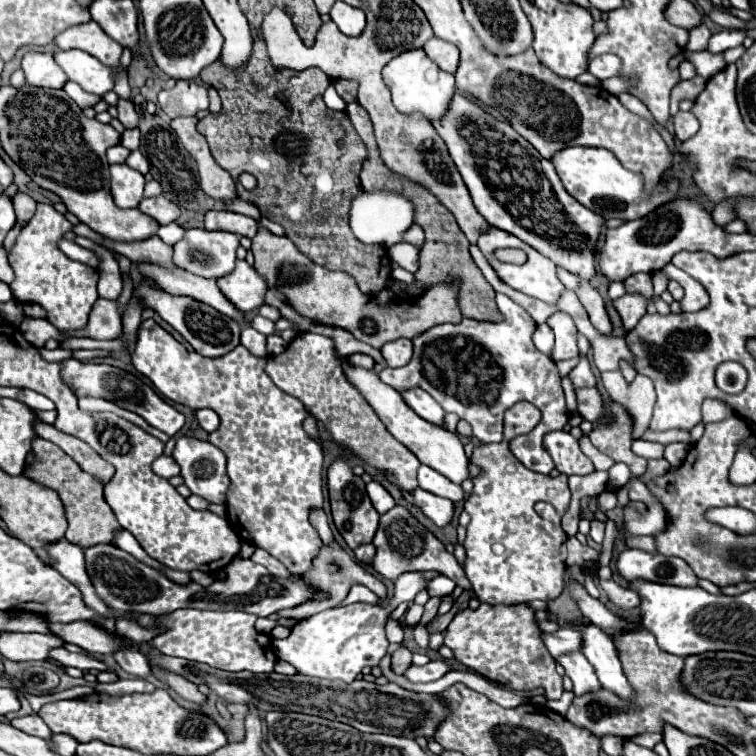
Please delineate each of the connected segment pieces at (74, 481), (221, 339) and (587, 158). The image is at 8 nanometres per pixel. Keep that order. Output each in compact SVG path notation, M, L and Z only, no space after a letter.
M35 437L31 443L31 453L33 453L33 461L29 463L29 467L25 467L23 475L29 477L31 481L37 481L43 487L53 489L59 495L59 499L63 501L65 517L69 523L65 539L69 543L81 545L83 549L99 545L99 543L113 545L115 543L113 535L119 531L121 525L117 523L111 507L103 499L103 483L97 481L97 477L85 473L65 451L61 451L51 441Z
M143 281L139 289L135 289L135 295L139 295L145 305L153 307L161 315L161 319L167 321L175 331L179 331L199 355L223 357L239 345L239 323L227 315L221 315L209 305L201 305L191 297L169 297L169 293L151 287L147 281Z
M567 147L561 153L553 157L553 165L567 189L581 205L591 209L593 213L601 215L603 219L623 219L623 221L633 221L649 215L653 209L667 205L669 201L675 201L679 197L679 179L671 173L667 179L667 193L665 187L655 185L651 195L645 195L643 191L643 175L633 173L613 157L607 149L589 149L589 147Z

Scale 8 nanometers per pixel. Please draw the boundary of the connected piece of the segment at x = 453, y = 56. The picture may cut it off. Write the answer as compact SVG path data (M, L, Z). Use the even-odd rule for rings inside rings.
M429 39L423 51L447 73L455 73L459 67L459 49L453 43L447 43L443 39Z

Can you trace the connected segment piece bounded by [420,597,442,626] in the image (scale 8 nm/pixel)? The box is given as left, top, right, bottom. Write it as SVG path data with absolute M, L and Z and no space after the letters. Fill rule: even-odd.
M431 597L424 606L424 613L420 623L426 626L437 615L442 598Z

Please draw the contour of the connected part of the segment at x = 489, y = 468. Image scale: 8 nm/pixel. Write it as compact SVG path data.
M503 441L501 445L479 445L473 449L471 455L473 463L481 467L481 473L473 479L473 493L465 501L465 511L471 515L471 523L467 525L467 537L465 537L465 561L463 571L467 579L471 581L479 601L489 605L519 605L529 603L533 599L551 601L561 595L565 587L565 567L567 567L567 549L565 549L565 531L561 529L561 521L543 521L537 511L533 509L535 503L545 501L551 503L561 519L561 515L567 511L571 493L567 487L567 477L557 475L537 475L521 461L515 459L515 455L509 451L509 445Z

